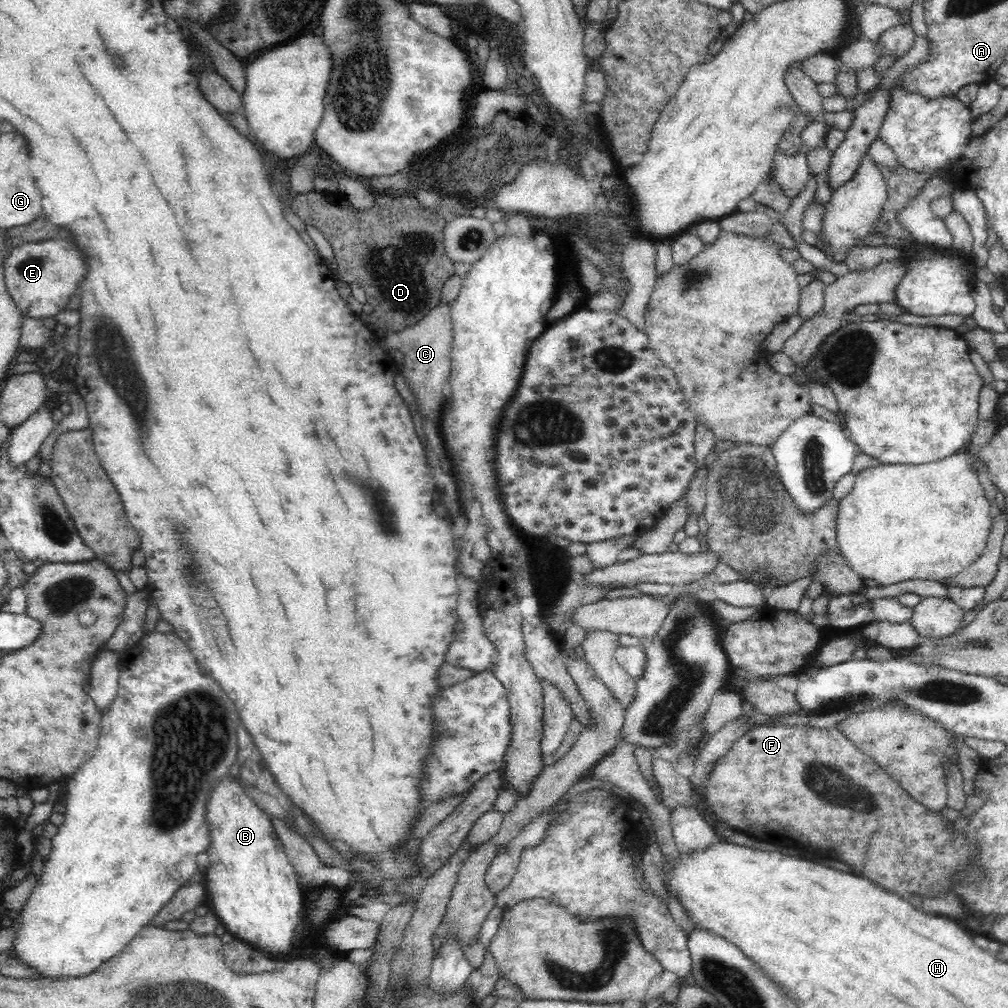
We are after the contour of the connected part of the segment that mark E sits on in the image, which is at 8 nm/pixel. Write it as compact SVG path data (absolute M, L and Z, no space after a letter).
M69 236L40 241L25 240L14 247L3 261L3 274L7 291L24 317L33 319L55 318L76 294L79 282L86 276L82 252Z

